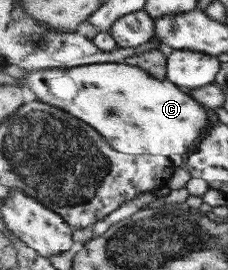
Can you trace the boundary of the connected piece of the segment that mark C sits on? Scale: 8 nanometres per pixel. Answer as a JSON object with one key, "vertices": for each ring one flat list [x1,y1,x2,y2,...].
{"vertices":[[98,63,80,65,72,68,49,68,43,71,27,71,20,83,34,93,35,100,65,110,73,117,93,126,113,149,132,156,189,155,196,151,201,140,208,135,211,128,209,111,197,99,178,85,167,79,153,77,141,66,123,63]]}

